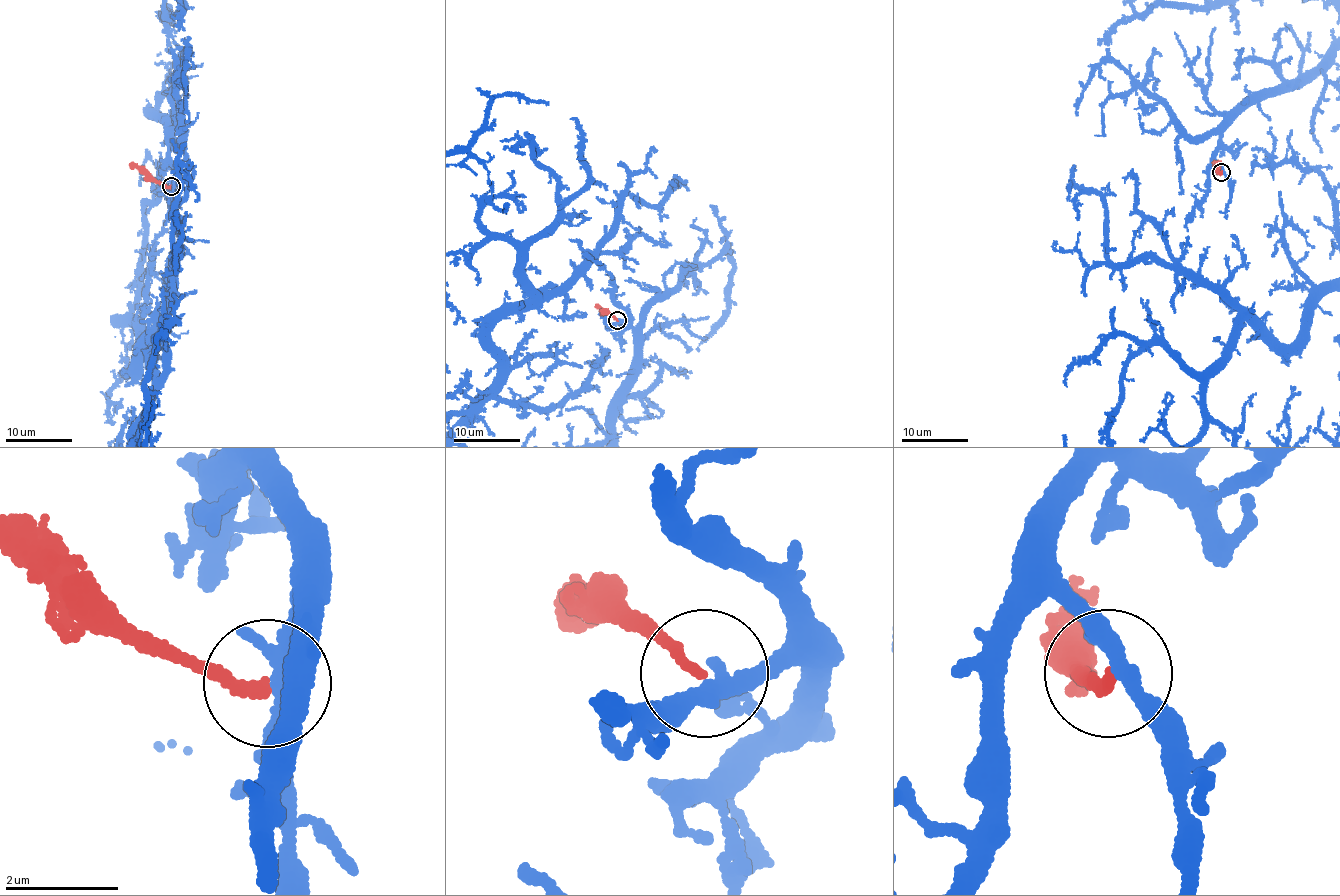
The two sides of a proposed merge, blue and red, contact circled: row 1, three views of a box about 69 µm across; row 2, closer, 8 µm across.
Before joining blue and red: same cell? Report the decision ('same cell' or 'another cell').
another cell

